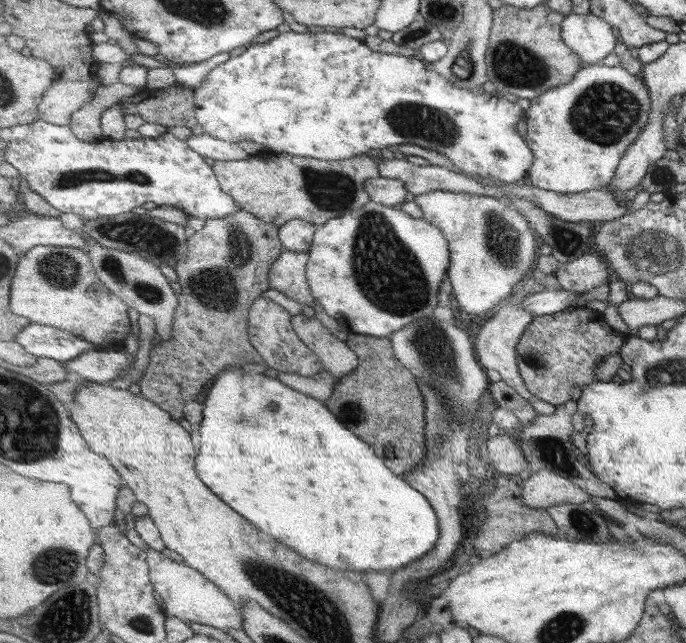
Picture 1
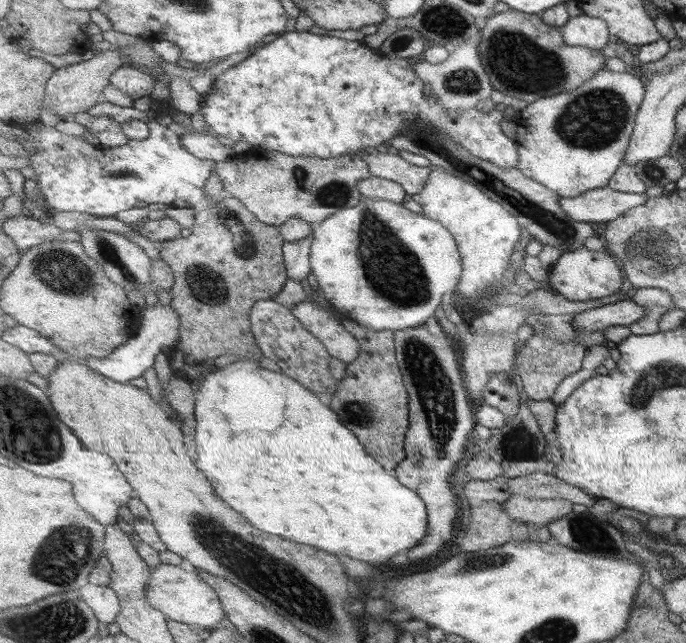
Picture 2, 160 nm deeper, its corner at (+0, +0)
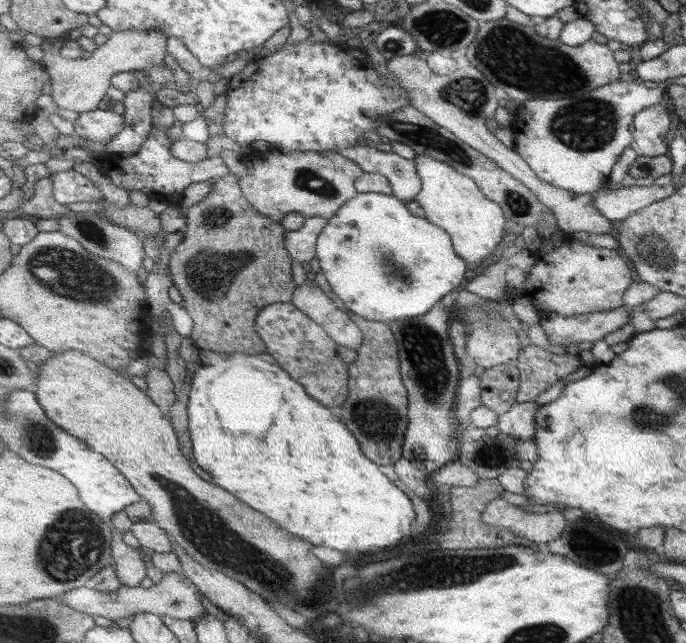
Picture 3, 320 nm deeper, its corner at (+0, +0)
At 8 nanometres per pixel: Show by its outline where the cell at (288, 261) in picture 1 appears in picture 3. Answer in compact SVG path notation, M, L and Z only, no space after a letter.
M320 216L308 218L301 230L286 232L286 247L295 262L309 263L312 258L317 258L319 237L329 221Z

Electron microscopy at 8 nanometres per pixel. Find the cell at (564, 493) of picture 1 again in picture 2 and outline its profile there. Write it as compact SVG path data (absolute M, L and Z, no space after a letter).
M515 494L506 502L505 513L513 520L520 520L527 524L533 523L539 526L548 526L550 522L555 522L573 513L573 503L574 502L565 500L564 498L529 498Z

